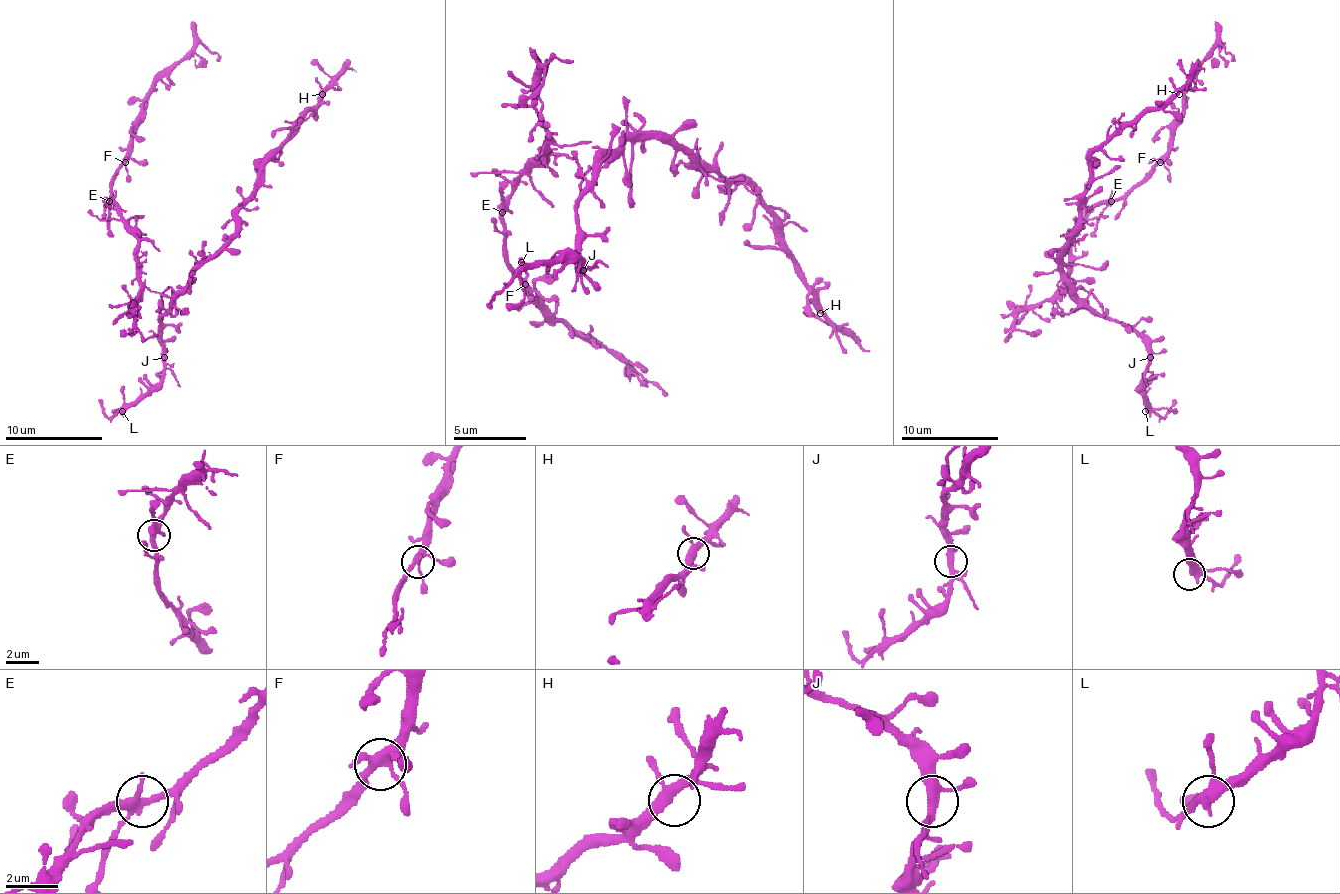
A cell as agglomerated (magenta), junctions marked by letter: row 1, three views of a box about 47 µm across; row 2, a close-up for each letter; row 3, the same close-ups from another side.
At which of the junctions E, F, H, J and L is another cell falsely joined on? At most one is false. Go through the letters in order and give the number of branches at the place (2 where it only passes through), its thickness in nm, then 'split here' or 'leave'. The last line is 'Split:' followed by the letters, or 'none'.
E: branches 4; calibre 340 nm; leave
F: branches 4; calibre 340 nm; leave
H: branches 3; calibre 340 nm; leave
J: branches 3; calibre 320 nm; leave
L: branches 4; calibre 360 nm; leave
Split: none

